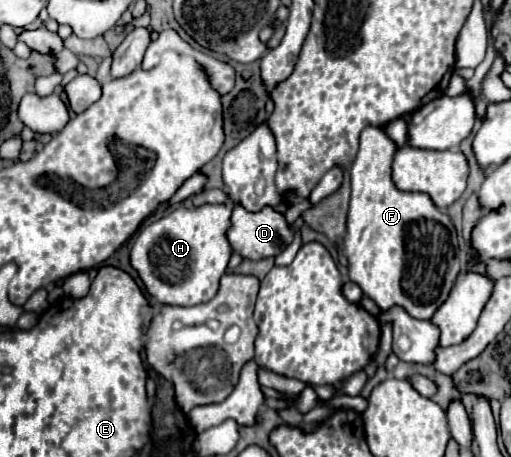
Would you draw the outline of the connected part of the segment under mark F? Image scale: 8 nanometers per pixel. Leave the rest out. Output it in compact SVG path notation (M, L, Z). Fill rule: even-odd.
M367 126L361 132L359 152L351 164L351 202L347 216L347 234L343 242L345 256L349 260L349 280L359 284L361 290L373 298L381 310L397 304L403 306L413 318L429 320L431 314L445 302L455 276L461 270L457 232L451 218L435 208L427 194L403 192L393 184L391 162L395 152L397 144L389 138L385 126Z

